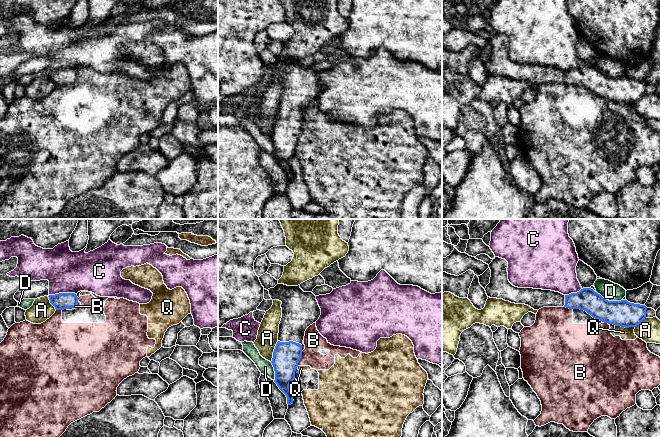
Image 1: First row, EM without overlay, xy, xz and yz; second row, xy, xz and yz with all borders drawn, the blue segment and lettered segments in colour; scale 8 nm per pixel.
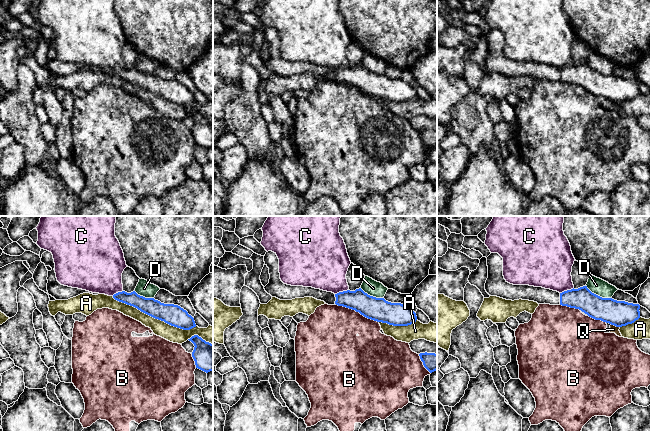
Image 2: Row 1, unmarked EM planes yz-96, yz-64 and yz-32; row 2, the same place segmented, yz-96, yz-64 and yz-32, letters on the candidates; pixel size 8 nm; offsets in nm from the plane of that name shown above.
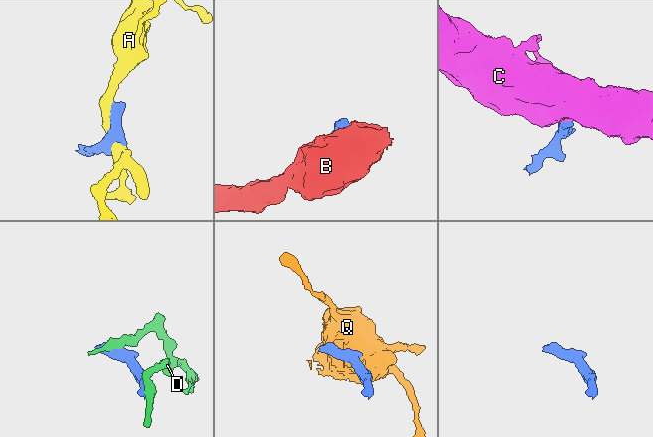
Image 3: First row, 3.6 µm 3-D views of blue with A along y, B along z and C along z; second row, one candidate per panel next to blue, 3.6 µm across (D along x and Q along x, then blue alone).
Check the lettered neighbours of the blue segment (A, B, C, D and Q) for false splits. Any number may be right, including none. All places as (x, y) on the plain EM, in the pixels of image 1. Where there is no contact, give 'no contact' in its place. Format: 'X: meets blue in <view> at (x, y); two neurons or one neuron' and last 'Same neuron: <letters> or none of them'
A: meets blue in xz at (274, 127); two neurons
B: meets blue in xz at (300, 133); two neurons
C: meets blue in xy at (62, 69); two neurons
D: meets blue in xz at (274, 146); two neurons
Q: meets blue in yz at (625, 103); two neurons
Same neuron: none of them

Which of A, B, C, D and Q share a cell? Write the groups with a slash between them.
A / B Q / C / D

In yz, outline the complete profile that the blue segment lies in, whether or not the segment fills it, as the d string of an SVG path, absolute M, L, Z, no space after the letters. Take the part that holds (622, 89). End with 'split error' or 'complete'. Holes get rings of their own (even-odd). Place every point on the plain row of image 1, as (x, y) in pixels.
M499 33L492 36L489 44L490 59L485 67L490 74L525 80L534 86L543 83L580 85L604 99L625 104L636 103L646 94L645 81L630 79L627 76L608 77L591 64L563 71L551 66L515 63L508 56L508 38Z | split error

